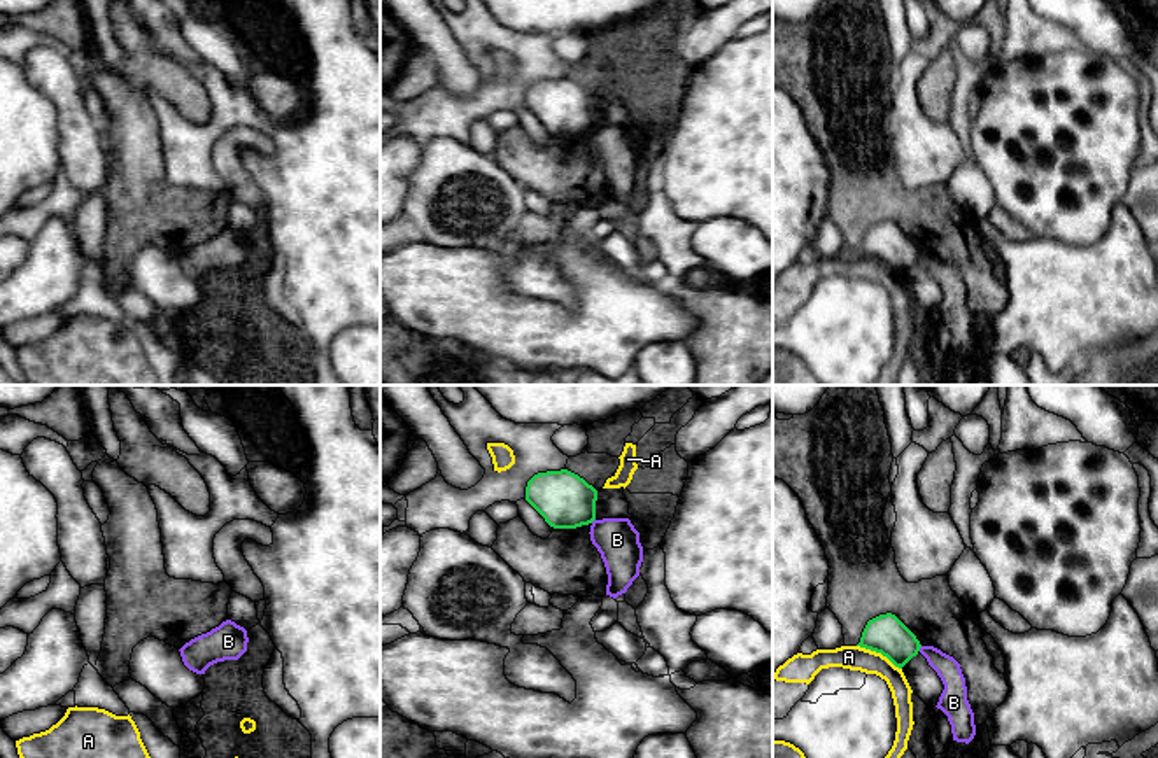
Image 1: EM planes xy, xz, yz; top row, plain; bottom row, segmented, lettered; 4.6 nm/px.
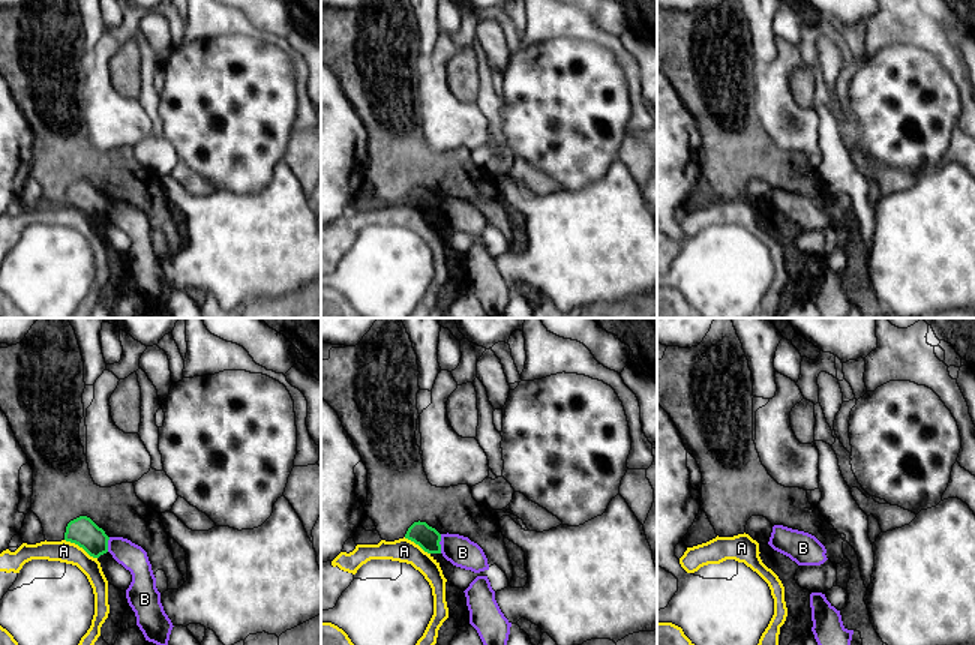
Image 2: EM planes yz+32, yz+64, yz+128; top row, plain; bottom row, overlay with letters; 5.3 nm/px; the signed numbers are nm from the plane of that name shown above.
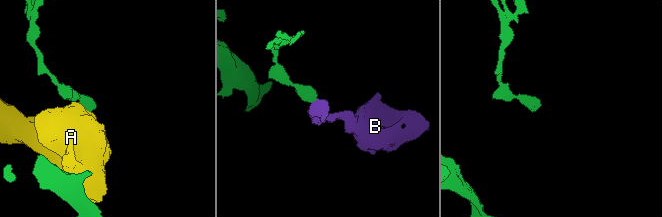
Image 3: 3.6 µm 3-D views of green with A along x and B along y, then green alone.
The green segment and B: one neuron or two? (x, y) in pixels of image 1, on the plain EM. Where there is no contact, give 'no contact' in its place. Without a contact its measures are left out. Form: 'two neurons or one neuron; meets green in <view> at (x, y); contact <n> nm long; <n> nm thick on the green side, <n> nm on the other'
two neurons; meets green in yz at (920, 254); contact 30 nm long; 180 nm thick on the green side, 110 nm on the other

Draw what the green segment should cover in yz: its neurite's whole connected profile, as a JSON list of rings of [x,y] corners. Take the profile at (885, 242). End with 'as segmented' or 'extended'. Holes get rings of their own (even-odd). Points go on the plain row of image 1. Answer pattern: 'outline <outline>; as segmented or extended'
outline [[[892,221],[869,228],[857,254],[881,261],[899,277],[921,256],[916,243]]]; as segmented

